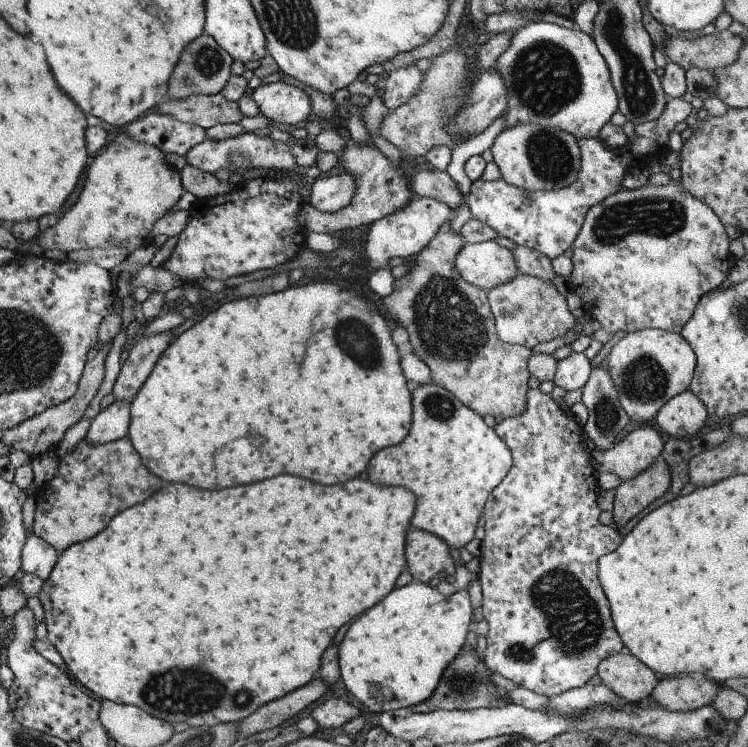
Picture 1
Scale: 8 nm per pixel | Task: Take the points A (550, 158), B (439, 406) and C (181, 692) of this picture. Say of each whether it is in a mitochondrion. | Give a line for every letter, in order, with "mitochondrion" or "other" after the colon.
A: mitochondrion
B: mitochondrion
C: mitochondrion

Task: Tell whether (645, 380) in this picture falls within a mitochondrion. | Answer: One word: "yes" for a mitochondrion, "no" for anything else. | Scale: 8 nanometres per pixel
yes

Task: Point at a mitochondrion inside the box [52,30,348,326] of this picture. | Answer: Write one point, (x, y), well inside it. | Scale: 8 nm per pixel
(207, 60)

